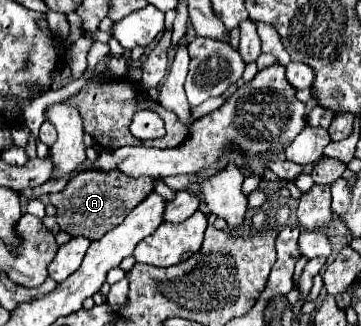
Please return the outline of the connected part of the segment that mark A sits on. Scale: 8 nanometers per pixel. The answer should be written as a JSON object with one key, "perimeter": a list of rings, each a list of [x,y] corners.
{"perimeter":[[[77,173],[69,185],[55,195],[49,195],[49,201],[57,207],[57,223],[61,231],[69,233],[71,237],[87,237],[89,241],[95,241],[97,237],[103,237],[109,229],[117,227],[133,207],[137,207],[141,201],[145,201],[147,195],[151,195],[155,189],[153,177],[125,177],[123,173]]]}

